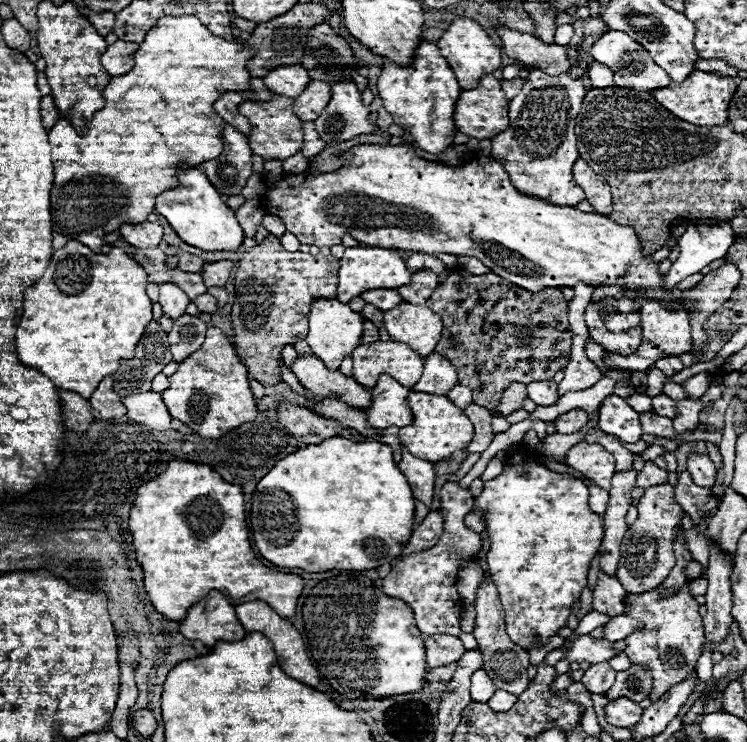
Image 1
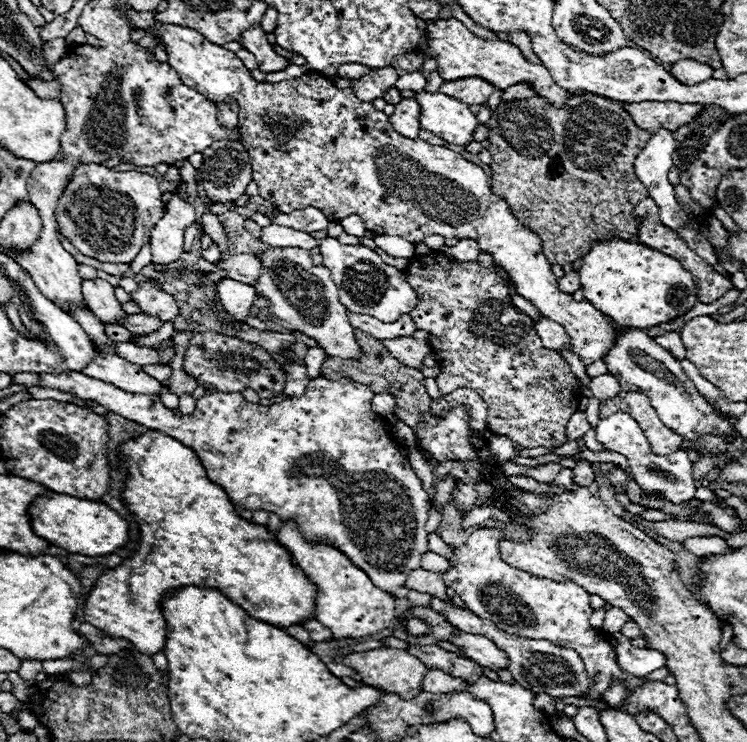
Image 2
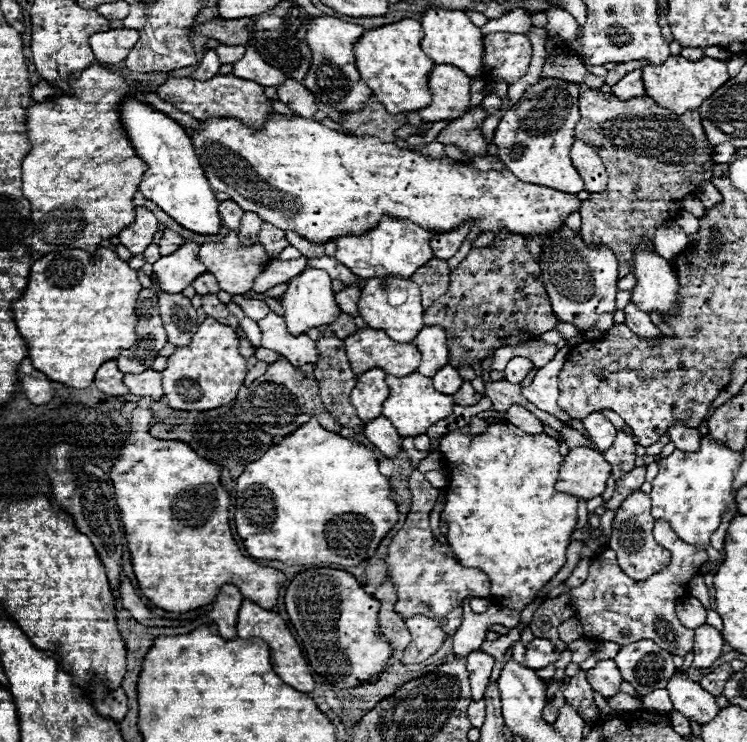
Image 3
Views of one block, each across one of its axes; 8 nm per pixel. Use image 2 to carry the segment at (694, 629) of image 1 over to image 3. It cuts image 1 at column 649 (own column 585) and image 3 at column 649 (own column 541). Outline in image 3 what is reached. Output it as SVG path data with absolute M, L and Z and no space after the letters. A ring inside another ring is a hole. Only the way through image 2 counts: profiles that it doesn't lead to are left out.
M660 520L654 524L654 540L672 552L670 564L652 574L648 580L632 580L628 578L616 562L616 552L606 548L602 554L598 554L592 564L588 578L578 588L572 588L570 594L570 608L574 610L574 616L580 620L584 636L598 640L598 642L618 642L620 646L632 644L636 640L654 640L660 648L664 648L670 654L686 656L694 646L694 630L684 628L676 618L676 602L680 596L686 594L688 580L698 574L700 566L708 560L706 550L684 544L670 528L666 520ZM602 612L602 614L600 614ZM628 630L624 636L622 632Z

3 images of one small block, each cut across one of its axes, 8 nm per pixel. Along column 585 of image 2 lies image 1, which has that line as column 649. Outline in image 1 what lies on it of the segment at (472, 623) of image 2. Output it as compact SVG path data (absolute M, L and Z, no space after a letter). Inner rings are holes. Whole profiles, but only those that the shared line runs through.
M632 664L626 672L616 674L616 682L606 692L606 696L610 700L630 698L634 702L640 702L640 700L648 698L650 692L652 692L652 672L644 666Z

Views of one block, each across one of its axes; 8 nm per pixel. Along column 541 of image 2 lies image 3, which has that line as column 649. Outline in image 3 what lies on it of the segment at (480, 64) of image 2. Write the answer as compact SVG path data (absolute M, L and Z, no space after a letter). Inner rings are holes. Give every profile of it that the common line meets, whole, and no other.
M668 56L660 66L642 66L644 88L650 98L654 98L660 106L670 108L680 114L686 110L696 110L706 98L710 98L716 88L720 88L730 76L726 72L726 62L716 58L702 58L698 62L690 62L682 56Z

